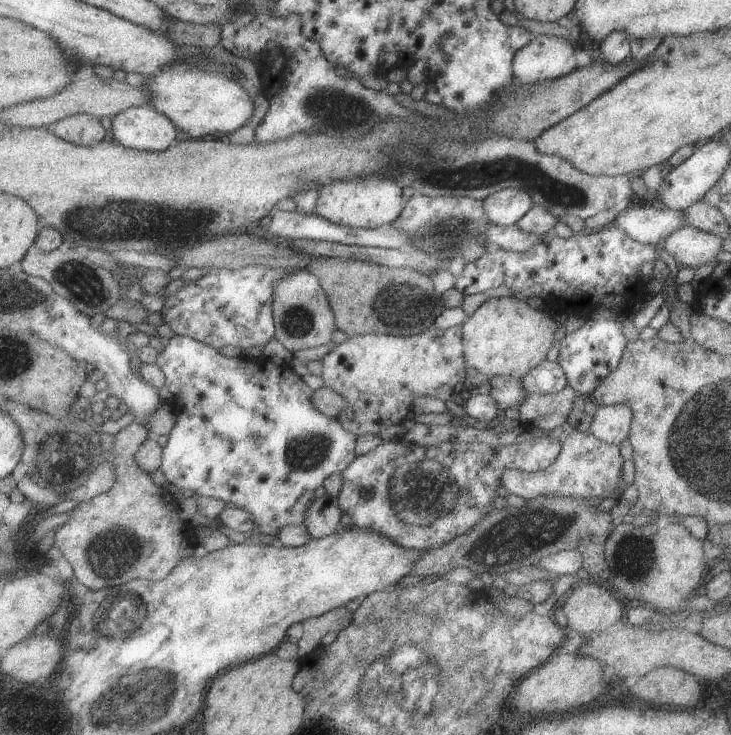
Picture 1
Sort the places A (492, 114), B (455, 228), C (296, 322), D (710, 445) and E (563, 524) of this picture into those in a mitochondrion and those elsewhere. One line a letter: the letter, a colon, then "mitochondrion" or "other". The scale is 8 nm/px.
A: other
B: mitochondrion
C: mitochondrion
D: mitochondrion
E: other

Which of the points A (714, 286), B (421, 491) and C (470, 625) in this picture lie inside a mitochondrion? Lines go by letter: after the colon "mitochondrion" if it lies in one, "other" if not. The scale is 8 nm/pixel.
A: other
B: mitochondrion
C: other

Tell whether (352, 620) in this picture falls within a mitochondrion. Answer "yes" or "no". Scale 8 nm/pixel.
no

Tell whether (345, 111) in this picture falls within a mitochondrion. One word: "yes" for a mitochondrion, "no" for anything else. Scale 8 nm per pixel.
yes

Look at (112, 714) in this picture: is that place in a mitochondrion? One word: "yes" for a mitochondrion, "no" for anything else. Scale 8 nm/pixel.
yes

